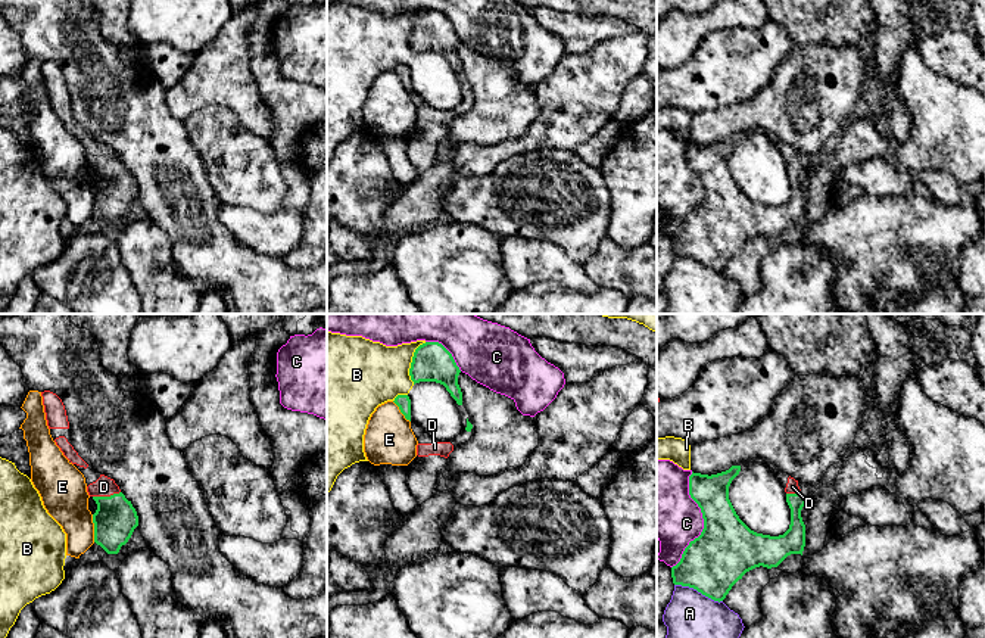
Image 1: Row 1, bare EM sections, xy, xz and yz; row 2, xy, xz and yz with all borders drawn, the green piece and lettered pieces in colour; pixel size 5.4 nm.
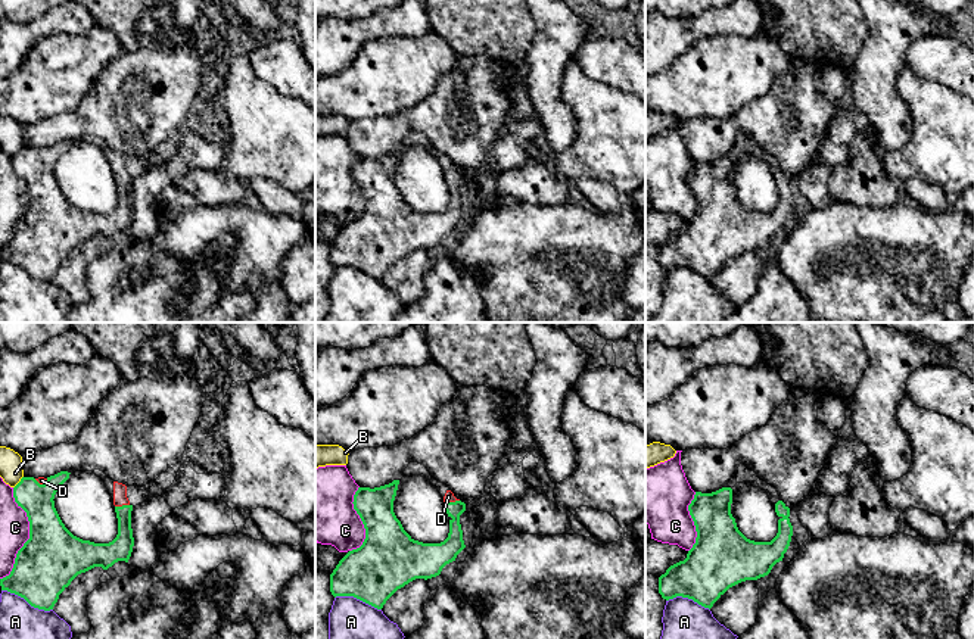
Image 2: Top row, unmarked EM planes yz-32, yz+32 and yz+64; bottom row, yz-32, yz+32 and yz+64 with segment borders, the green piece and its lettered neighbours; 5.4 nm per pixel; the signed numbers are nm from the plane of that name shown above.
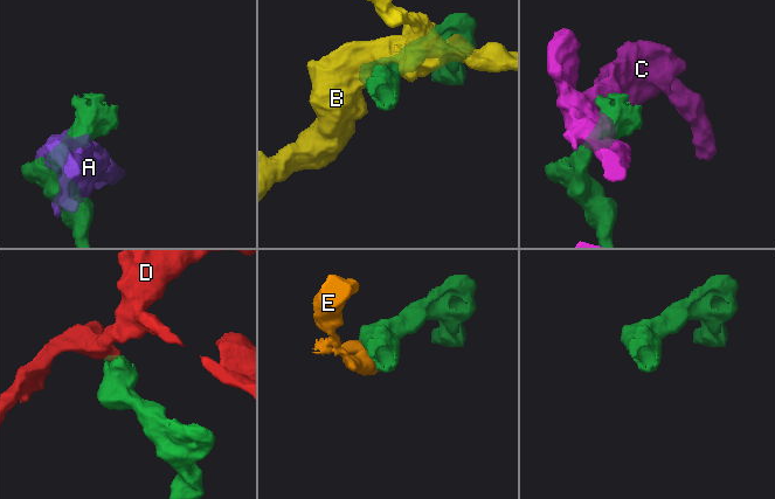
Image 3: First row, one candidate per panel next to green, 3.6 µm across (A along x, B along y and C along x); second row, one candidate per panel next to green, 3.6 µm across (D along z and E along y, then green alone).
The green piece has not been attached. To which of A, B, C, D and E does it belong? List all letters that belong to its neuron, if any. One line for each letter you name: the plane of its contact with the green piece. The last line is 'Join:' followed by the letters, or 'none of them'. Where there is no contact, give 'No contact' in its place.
D: Touches green in xy
Join: D

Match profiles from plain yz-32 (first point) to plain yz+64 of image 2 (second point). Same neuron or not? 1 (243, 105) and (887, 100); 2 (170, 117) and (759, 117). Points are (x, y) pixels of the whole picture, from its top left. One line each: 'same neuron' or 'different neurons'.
1: different neurons
2: same neuron

